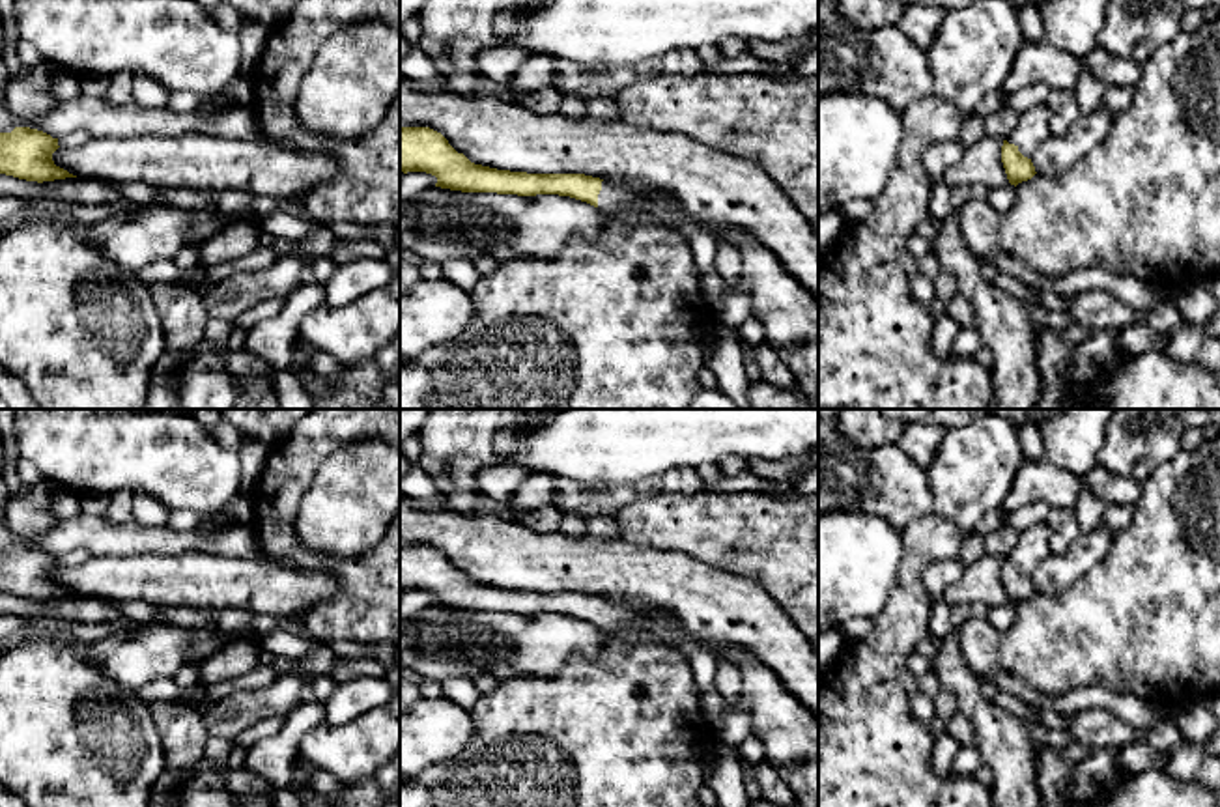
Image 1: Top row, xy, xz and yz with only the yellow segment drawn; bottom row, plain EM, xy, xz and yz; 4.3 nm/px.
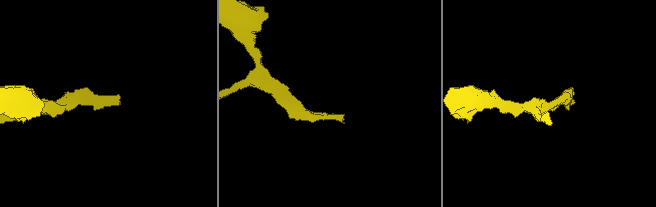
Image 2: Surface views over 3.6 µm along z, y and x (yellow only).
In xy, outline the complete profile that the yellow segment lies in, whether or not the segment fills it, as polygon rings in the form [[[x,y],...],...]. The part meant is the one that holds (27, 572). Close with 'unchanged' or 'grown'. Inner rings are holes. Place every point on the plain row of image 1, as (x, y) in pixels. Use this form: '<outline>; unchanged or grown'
[[[37,547],[0,551],[0,592],[37,602],[77,596],[54,583],[52,572],[58,566],[58,557]]]; unchanged

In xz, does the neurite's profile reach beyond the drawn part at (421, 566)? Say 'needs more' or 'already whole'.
needs more

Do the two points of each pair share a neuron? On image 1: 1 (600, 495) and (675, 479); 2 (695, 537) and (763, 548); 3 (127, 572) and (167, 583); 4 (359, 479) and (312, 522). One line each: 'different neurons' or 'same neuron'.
1: same neuron
2: same neuron
3: same neuron
4: same neuron

